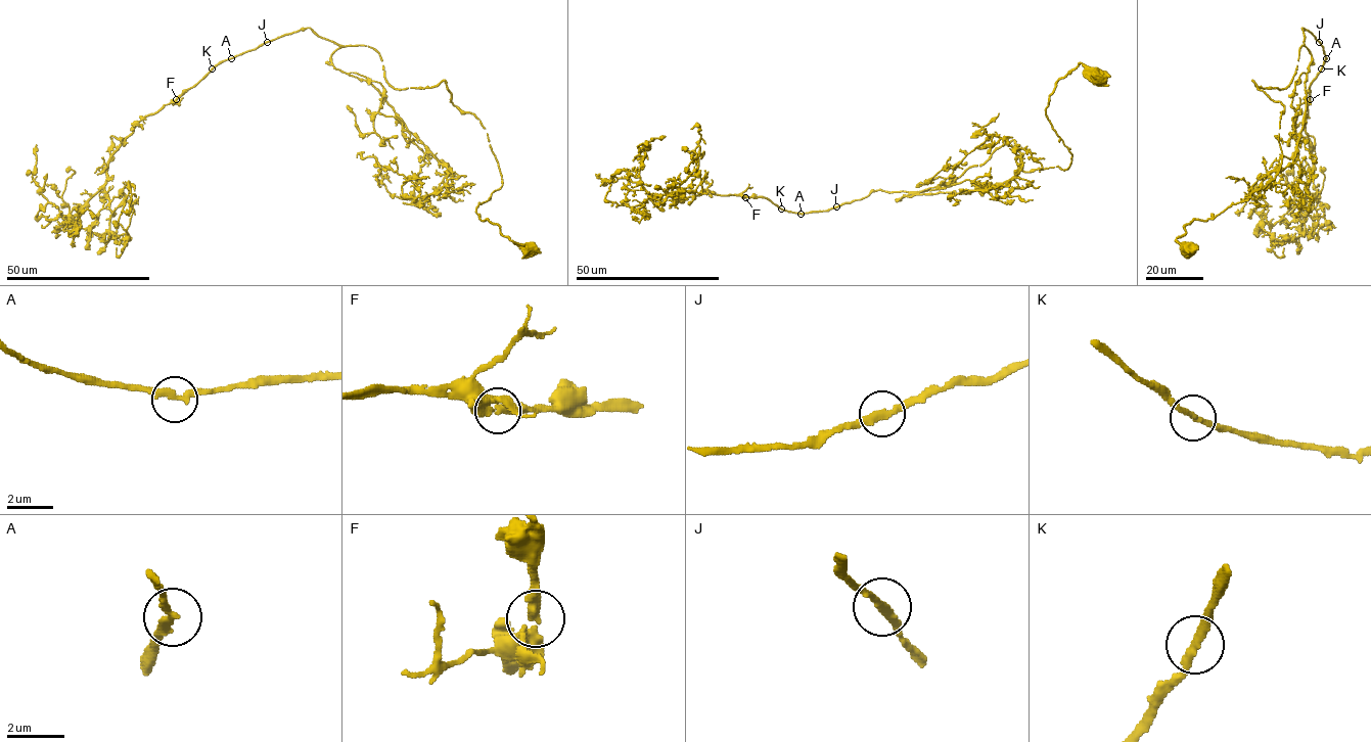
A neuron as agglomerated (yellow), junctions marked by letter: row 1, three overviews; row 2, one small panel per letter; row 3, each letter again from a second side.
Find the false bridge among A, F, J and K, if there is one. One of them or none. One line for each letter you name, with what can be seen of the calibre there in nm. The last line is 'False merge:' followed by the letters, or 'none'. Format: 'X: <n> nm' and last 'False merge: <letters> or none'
False merge: none

